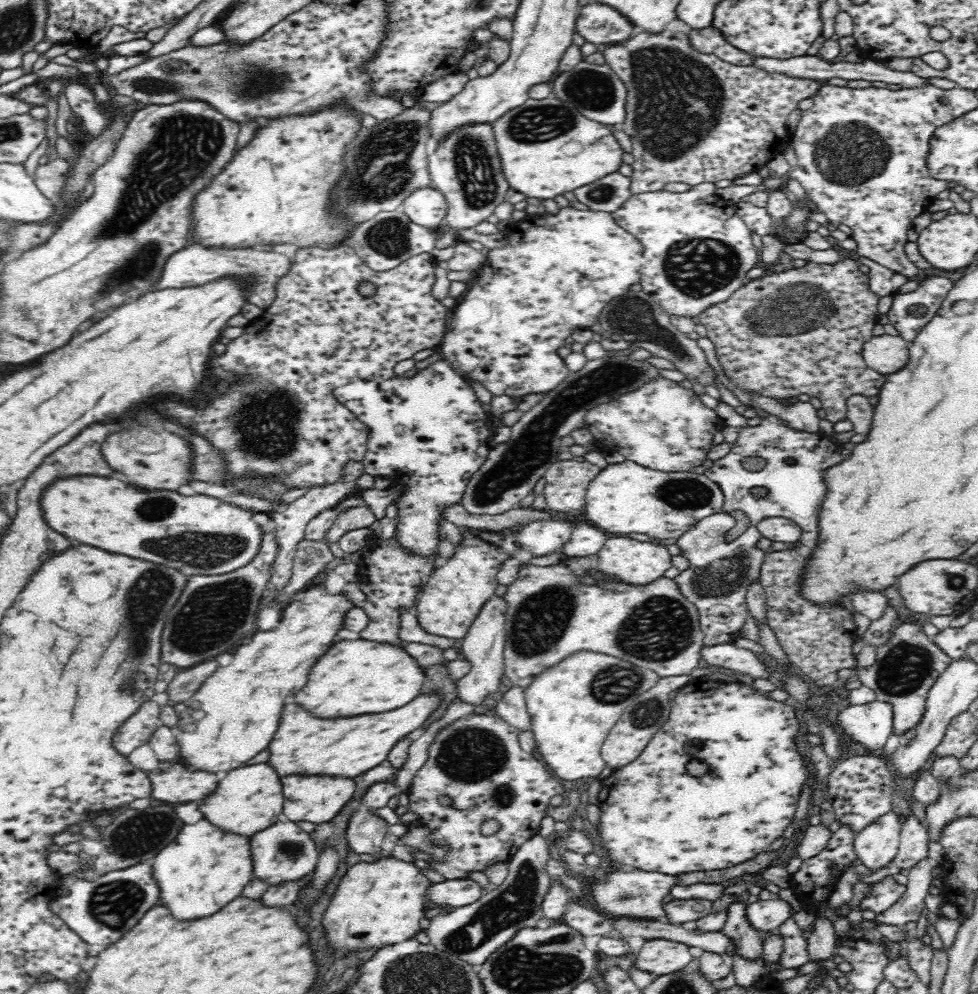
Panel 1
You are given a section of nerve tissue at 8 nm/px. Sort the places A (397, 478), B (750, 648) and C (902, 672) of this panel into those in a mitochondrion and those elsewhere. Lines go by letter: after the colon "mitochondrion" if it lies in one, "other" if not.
A: other
B: other
C: mitochondrion

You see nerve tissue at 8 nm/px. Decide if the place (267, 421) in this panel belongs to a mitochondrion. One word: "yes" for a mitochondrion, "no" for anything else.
yes

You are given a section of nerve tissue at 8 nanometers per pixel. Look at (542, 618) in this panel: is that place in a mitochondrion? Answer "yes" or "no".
yes

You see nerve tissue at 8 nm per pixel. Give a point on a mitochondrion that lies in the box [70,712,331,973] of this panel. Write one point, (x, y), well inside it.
(113, 905)

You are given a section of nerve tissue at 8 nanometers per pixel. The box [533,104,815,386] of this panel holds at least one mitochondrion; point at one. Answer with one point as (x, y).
(696, 268)

